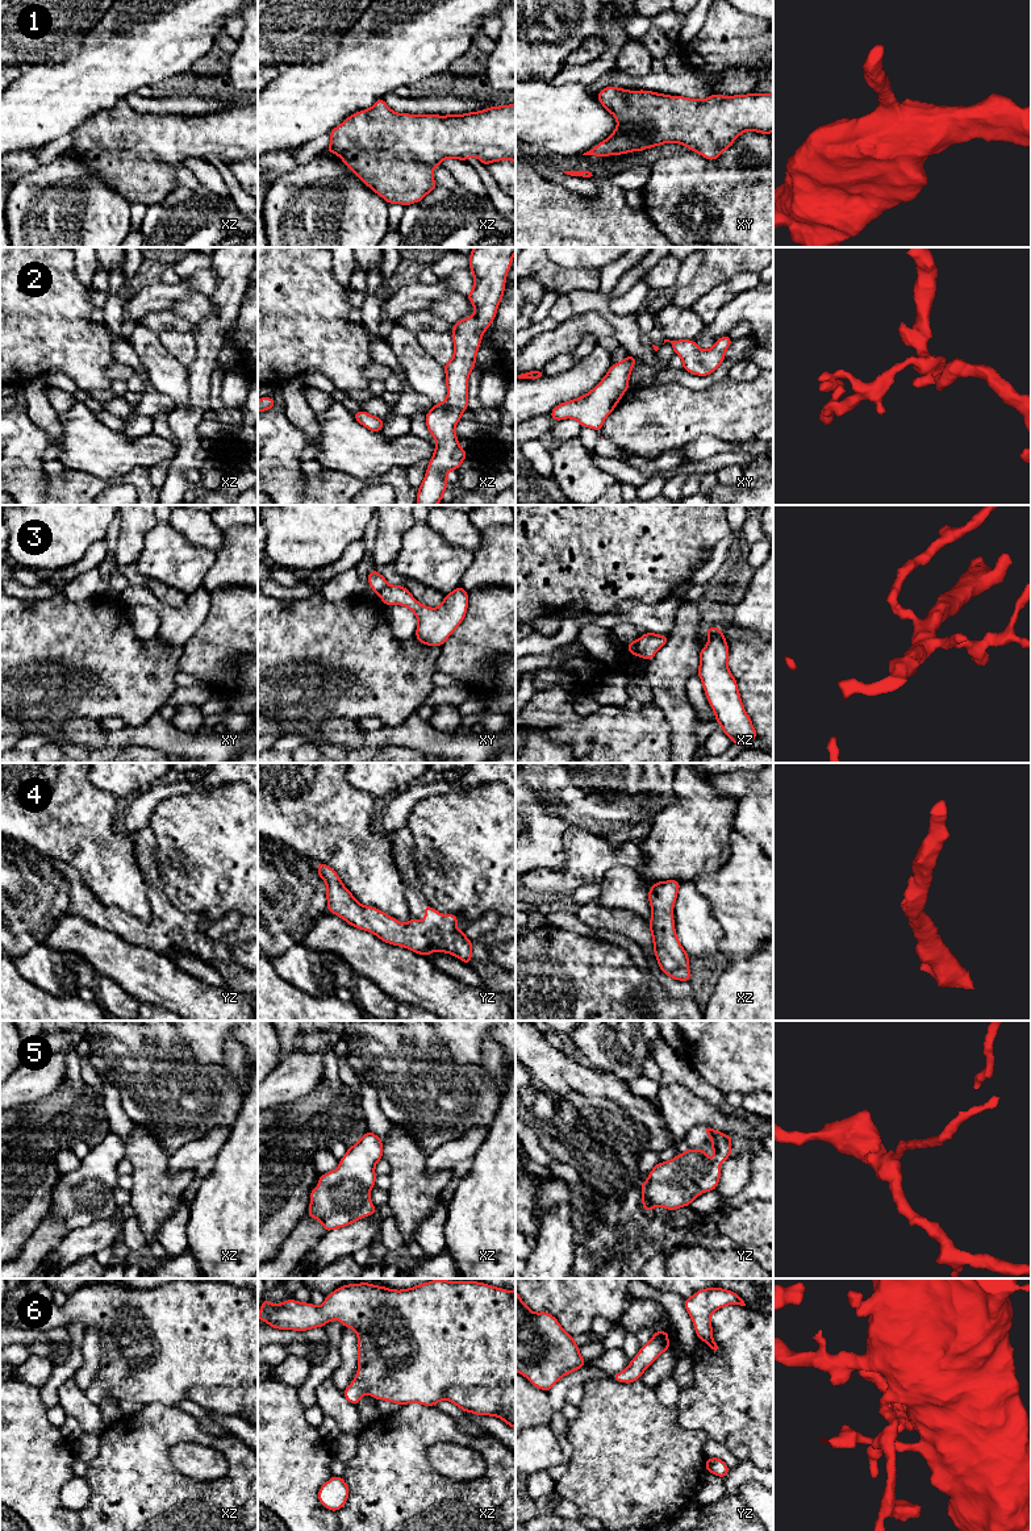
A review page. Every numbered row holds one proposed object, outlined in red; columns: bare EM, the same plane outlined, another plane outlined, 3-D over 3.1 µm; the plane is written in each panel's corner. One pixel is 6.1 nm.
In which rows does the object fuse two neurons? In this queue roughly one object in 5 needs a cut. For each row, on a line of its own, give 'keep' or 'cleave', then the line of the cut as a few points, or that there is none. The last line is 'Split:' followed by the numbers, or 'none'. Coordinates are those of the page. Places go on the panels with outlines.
1: keep; cut none
2: keep; cut none
3: cleave; cut xz (637, 639), (638, 655)
4: keep; cut none
5: keep; cut none
6: keep; cut none
Split: 3

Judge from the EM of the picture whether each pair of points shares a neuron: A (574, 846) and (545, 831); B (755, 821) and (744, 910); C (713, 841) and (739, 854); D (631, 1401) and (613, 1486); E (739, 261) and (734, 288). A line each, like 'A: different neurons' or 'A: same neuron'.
A: different neurons
B: same neuron
C: different neurons
D: same neuron
E: different neurons

